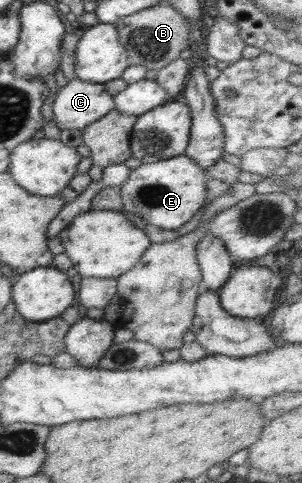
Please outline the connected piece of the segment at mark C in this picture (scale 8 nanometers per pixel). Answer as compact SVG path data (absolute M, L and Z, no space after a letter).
M73 78L57 89L52 117L60 130L82 130L113 109L113 96L105 91L104 84Z

